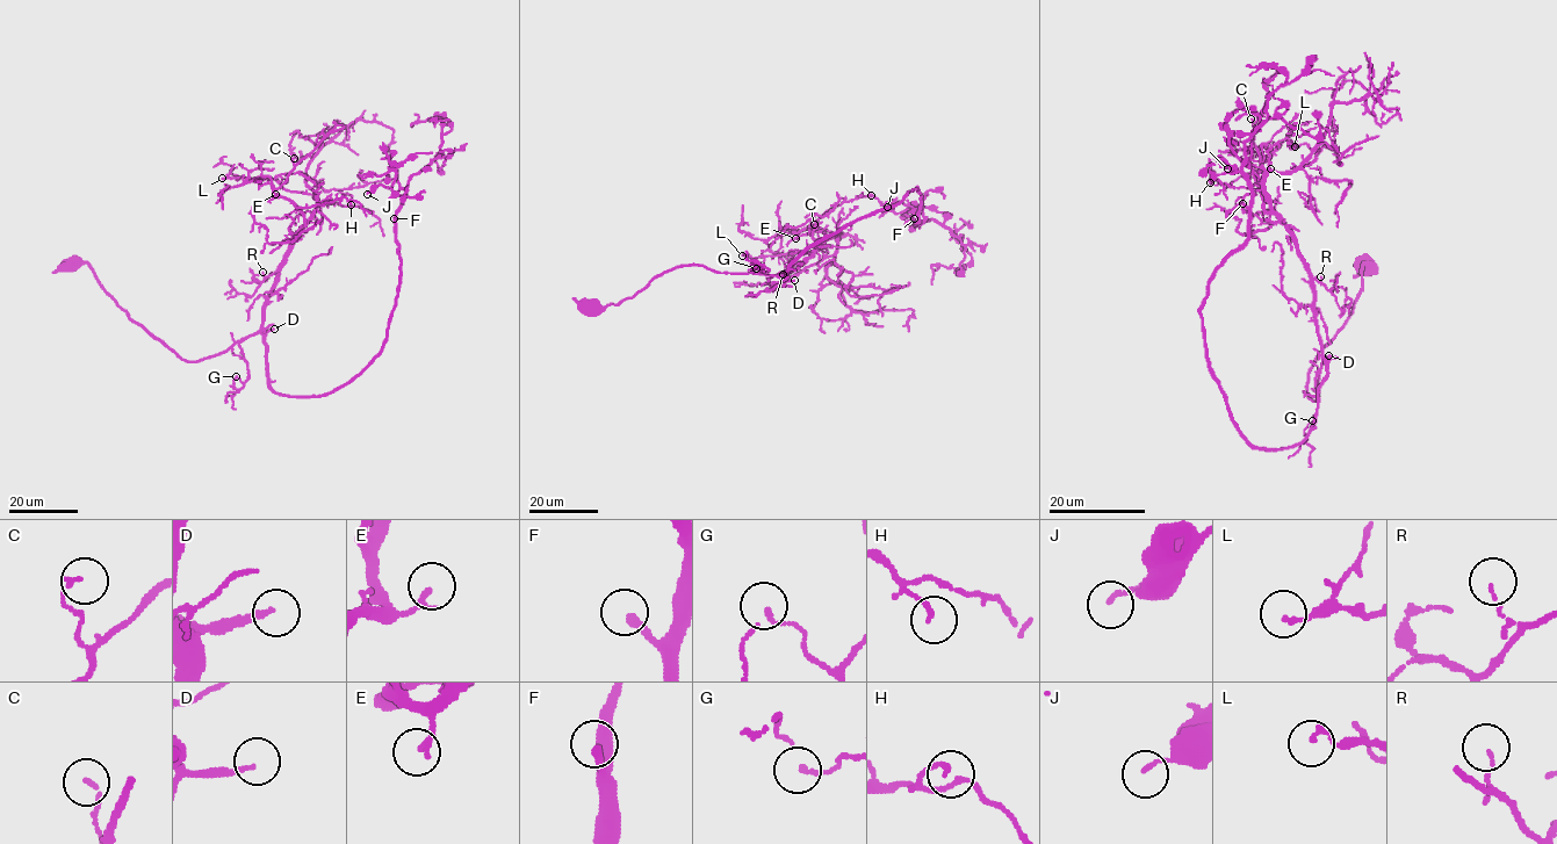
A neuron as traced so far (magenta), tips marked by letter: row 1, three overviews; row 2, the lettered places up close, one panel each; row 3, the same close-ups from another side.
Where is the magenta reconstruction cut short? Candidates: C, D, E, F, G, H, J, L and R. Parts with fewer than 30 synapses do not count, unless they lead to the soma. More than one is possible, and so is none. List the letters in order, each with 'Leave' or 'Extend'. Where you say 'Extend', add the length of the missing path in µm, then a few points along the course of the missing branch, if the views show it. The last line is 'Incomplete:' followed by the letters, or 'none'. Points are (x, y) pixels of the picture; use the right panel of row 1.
C: Leave
D: Extend. Missing length about 50 µm. Course of what is missing: (1328, 355), (1334, 330), (1355, 334), (1363, 323), (1360, 309), (1369, 288), (1369, 276), (1384, 264), (1383, 260)
E: Leave
F: Extend. Missing length about 15 µm. Course of what is missing: (1242, 203), (1228, 203), (1217, 221), (1206, 218)
G: Leave
H: Leave
J: Leave
L: Leave
R: Leave
Incomplete: D, F

